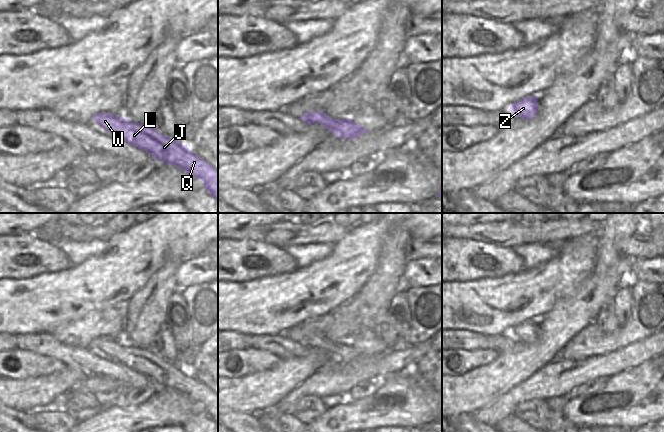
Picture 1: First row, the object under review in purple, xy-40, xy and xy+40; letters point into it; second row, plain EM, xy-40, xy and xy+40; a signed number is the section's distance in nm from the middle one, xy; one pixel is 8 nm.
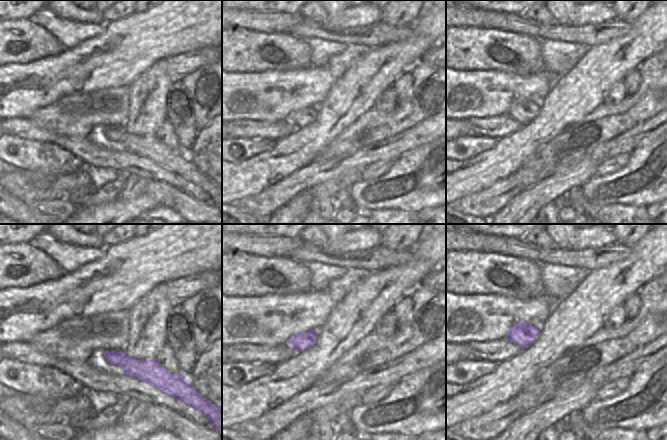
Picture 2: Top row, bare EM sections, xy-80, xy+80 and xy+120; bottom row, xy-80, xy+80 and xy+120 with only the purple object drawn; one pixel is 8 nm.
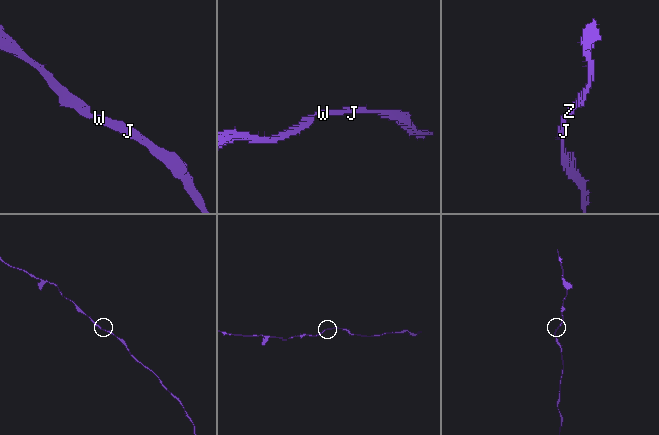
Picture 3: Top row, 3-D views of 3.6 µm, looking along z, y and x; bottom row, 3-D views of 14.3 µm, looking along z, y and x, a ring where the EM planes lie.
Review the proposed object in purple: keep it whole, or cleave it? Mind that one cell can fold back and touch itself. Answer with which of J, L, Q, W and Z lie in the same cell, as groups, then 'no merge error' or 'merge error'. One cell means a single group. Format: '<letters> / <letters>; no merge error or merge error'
J L Q W Z; no merge error

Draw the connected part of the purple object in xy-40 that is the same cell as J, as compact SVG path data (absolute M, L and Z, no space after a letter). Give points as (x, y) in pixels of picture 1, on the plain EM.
M97 337L91 342L114 361L143 373L165 388L175 389L189 399L201 403L206 415L218 424L218 395L195 379L187 369L163 359L151 348L133 347L111 337Z

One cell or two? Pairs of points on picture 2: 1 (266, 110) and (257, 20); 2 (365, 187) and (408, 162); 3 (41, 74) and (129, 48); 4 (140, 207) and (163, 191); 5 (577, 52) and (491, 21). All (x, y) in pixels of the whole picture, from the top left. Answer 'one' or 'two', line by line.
1: two
2: one
3: one
4: two
5: two

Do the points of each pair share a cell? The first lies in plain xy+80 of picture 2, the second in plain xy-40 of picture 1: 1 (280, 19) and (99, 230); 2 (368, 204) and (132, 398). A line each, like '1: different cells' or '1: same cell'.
1: same cell
2: different cells

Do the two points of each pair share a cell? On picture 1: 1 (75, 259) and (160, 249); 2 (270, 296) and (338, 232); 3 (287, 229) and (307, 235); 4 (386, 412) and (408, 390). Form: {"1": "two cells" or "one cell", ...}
{"1": "two cells", "2": "two cells", "3": "one cell", "4": "one cell"}

